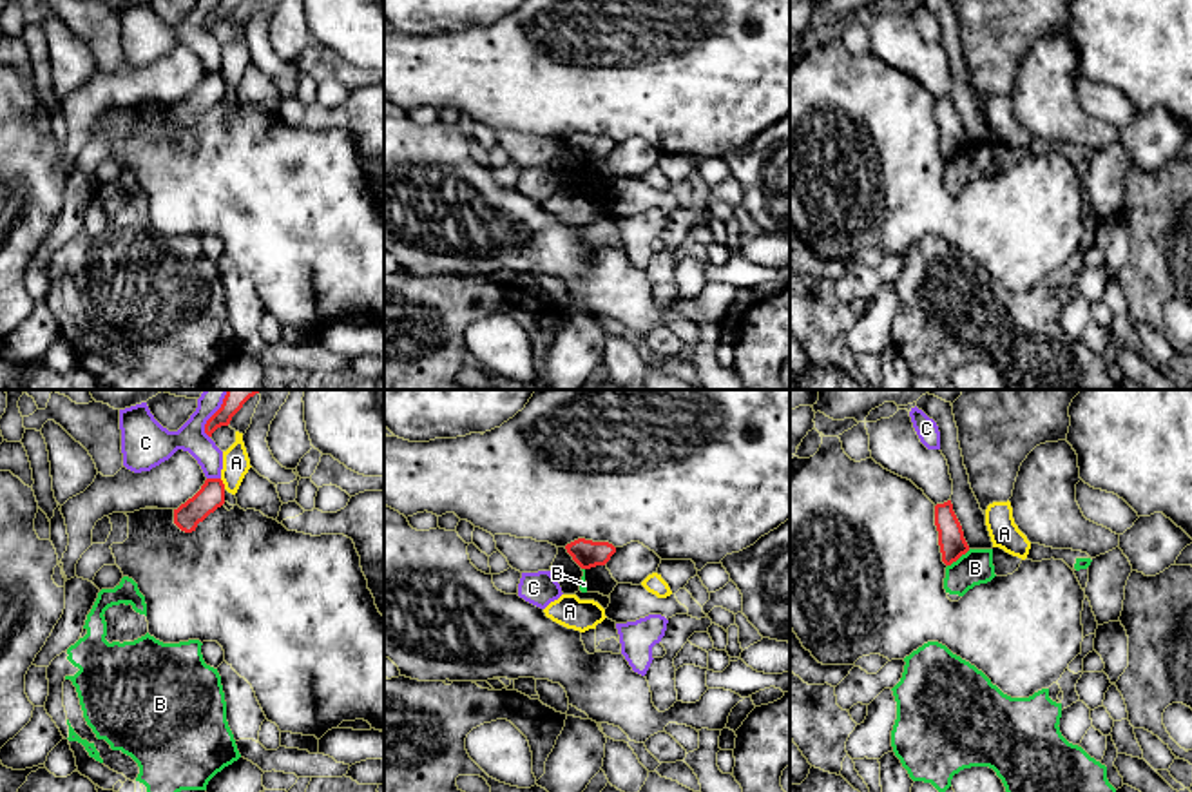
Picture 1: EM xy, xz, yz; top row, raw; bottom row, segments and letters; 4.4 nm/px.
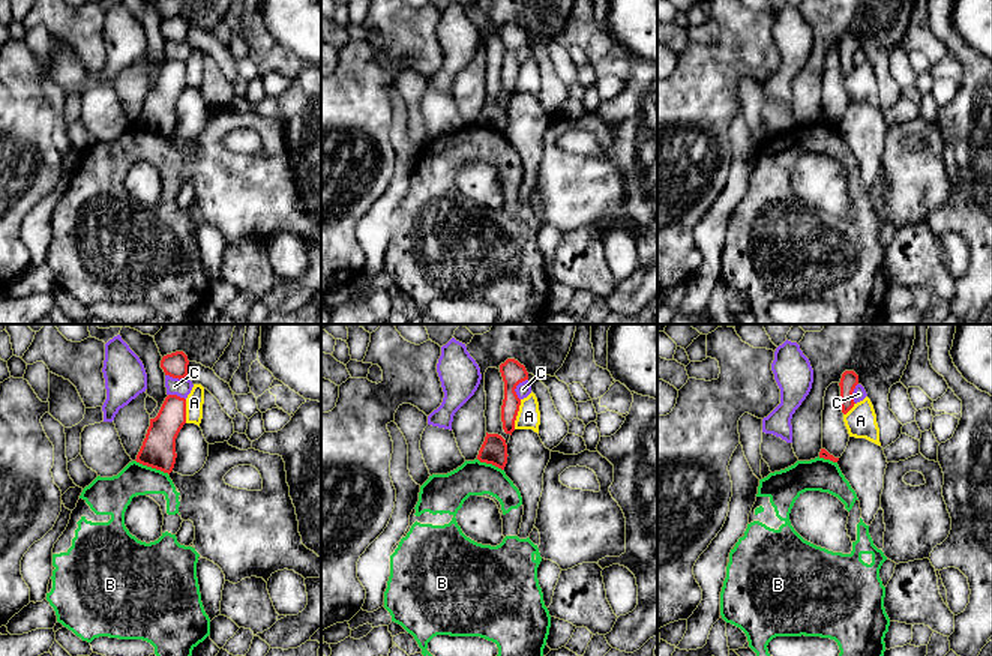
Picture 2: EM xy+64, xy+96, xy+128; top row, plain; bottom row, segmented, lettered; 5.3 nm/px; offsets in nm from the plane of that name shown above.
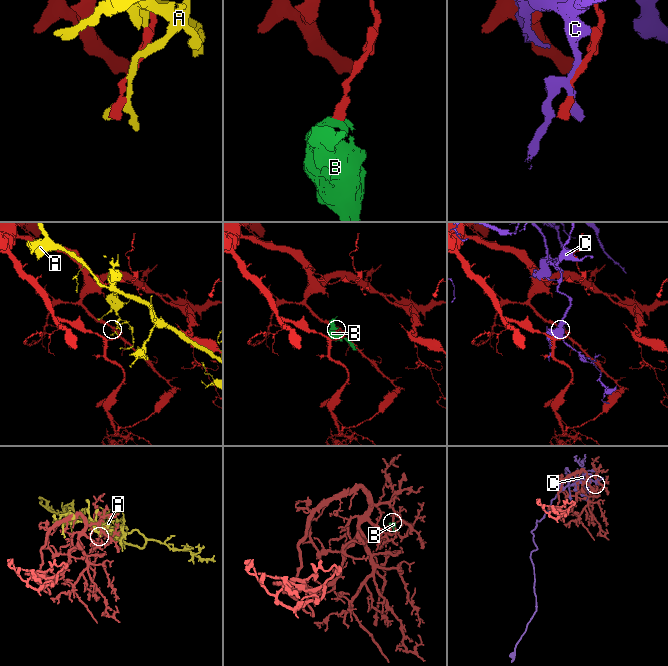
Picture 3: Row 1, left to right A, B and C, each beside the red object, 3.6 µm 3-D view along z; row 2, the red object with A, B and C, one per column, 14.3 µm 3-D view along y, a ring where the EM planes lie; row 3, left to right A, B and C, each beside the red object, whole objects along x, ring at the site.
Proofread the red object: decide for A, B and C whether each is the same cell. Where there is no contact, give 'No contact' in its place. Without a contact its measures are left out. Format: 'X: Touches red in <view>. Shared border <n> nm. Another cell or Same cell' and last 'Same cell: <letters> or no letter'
A: Touches red in xy. Shared border 50 nm. Another cell
B: Touches red in yz. Shared border 130 nm. Another cell
C: Touches red in xy. Shared border 60 nm. Another cell
Same cell: no letter

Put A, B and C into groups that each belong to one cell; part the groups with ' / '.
A / B / C

